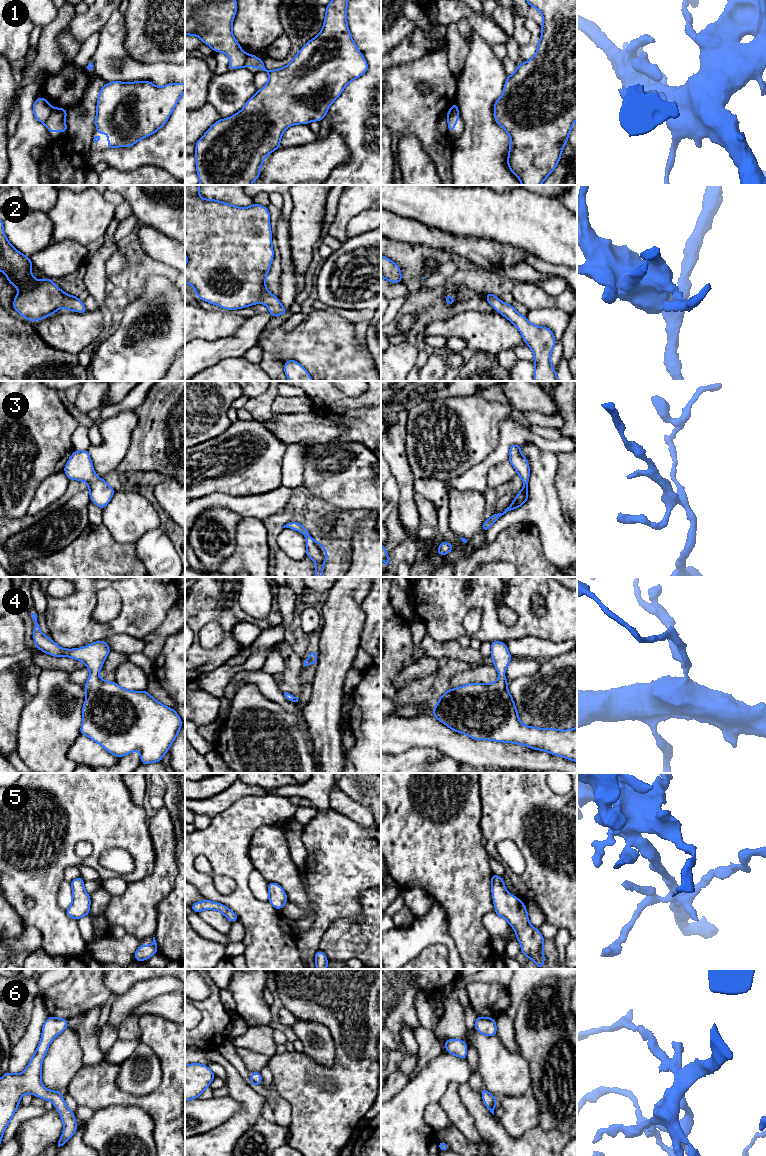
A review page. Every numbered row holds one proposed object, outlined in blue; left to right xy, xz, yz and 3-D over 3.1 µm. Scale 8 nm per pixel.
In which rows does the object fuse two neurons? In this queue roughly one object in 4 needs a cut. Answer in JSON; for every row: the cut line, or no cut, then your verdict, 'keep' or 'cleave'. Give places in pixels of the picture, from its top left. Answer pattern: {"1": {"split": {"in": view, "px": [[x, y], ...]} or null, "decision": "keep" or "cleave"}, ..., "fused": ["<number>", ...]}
{"1": {"split": {"in": "xy", "px": [[51, 108], [51, 112], [44, 123]]}, "decision": "cleave"}, "2": {"split": null, "decision": "keep"}, "3": {"split": null, "decision": "keep"}, "4": {"split": null, "decision": "keep"}, "5": {"split": null, "decision": "keep"}, "6": {"split": null, "decision": "keep"}, "fused": ["1"]}

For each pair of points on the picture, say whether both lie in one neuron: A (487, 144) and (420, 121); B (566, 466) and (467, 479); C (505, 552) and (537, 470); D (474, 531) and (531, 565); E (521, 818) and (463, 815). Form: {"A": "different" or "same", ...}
{"A": "different", "B": "different", "C": "different", "D": "different", "E": "different"}

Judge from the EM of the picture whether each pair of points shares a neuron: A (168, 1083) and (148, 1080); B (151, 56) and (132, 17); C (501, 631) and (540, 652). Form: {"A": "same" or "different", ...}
{"A": "different", "B": "same", "C": "different"}

